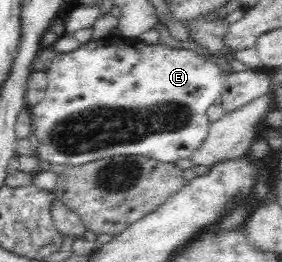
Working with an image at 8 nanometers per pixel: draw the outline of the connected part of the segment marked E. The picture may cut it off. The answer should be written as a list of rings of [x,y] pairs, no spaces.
[[[107,35],[97,40],[93,39],[85,44],[81,44],[77,49],[70,53],[59,53],[49,63],[47,76],[46,96],[42,102],[37,105],[29,106],[34,126],[34,135],[39,142],[36,149],[36,156],[41,161],[47,161],[50,164],[58,163],[70,166],[77,166],[88,163],[89,161],[98,161],[114,155],[130,155],[152,157],[162,163],[176,163],[180,159],[190,159],[202,147],[208,136],[211,120],[208,118],[207,111],[212,105],[215,105],[216,99],[221,97],[226,89],[227,76],[229,73],[222,71],[214,60],[203,55],[196,54],[192,49],[170,48],[157,42],[148,45],[146,42],[128,38],[122,35]]]

